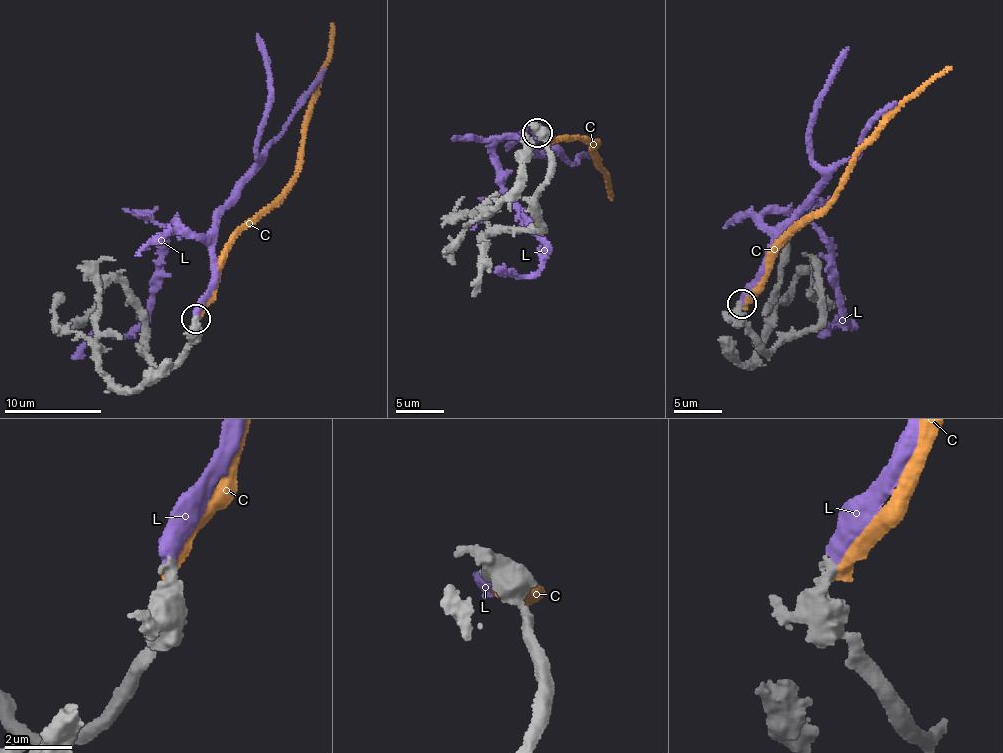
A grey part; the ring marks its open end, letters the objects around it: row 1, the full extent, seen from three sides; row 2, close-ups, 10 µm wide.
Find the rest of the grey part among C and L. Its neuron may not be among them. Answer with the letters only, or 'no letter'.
L

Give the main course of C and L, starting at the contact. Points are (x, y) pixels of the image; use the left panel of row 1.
C: (195, 318), (211, 294), (217, 267), (237, 234), (269, 212), (293, 177), (308, 108), (330, 49), (332, 23)
L: (197, 319), (213, 272), (208, 247), (166, 225), (148, 318), (122, 336), (80, 344), (74, 358)

